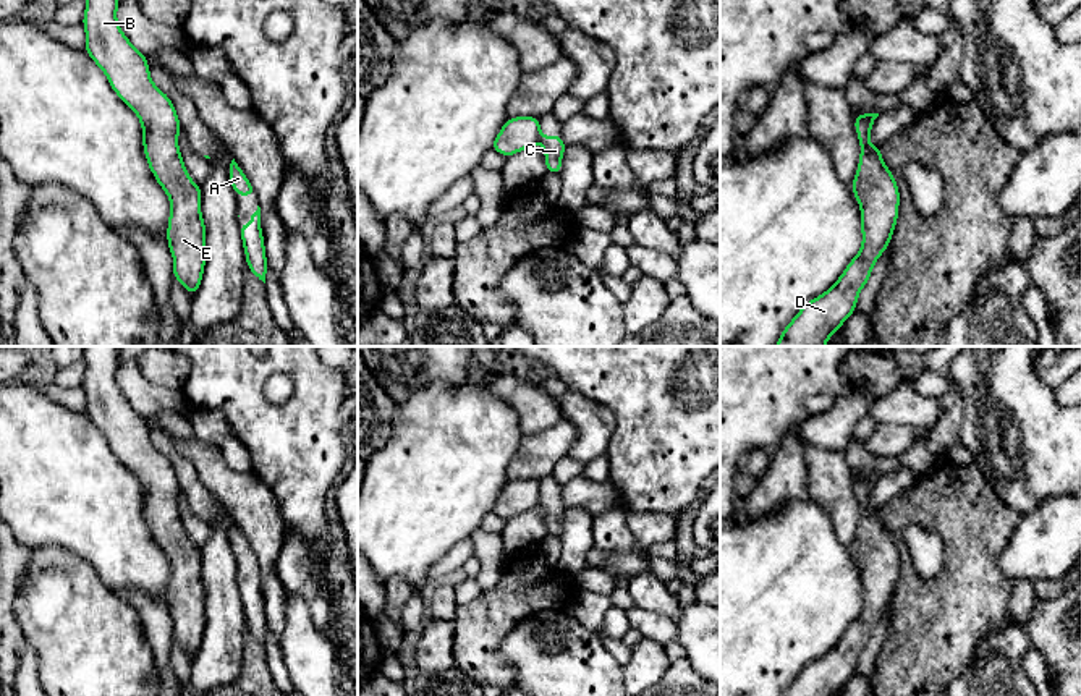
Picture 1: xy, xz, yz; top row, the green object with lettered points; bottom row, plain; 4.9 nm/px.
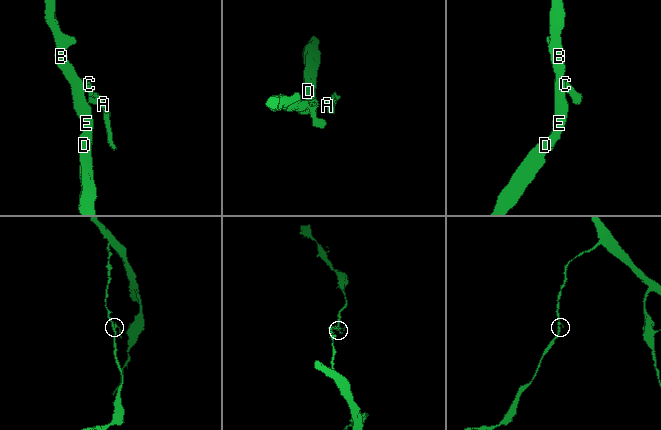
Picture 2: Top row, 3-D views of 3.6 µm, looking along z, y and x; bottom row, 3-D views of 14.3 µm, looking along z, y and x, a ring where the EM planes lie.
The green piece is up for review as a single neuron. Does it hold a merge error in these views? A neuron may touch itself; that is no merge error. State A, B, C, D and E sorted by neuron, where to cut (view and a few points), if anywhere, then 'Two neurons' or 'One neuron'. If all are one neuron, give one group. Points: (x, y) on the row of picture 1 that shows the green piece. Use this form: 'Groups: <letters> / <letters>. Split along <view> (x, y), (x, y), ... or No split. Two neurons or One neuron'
Groups: A C / B D E. Split along xz (541, 135), (538, 141). Two neurons

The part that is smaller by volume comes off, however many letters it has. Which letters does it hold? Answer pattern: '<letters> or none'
A, C

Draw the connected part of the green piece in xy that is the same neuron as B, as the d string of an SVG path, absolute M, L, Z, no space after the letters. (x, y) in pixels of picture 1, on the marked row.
M86 0L86 52L105 73L117 95L138 115L150 172L170 197L167 228L173 277L193 296L206 265L206 225L201 186L188 175L178 147L178 113L150 79L147 58L128 40L117 21L118 0Z

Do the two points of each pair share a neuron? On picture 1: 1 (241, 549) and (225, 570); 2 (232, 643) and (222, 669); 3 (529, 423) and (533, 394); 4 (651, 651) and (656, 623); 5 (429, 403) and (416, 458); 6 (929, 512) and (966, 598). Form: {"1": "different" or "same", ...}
{"1": "different", "2": "same", "3": "same", "4": "different", "5": "same", "6": "same"}

